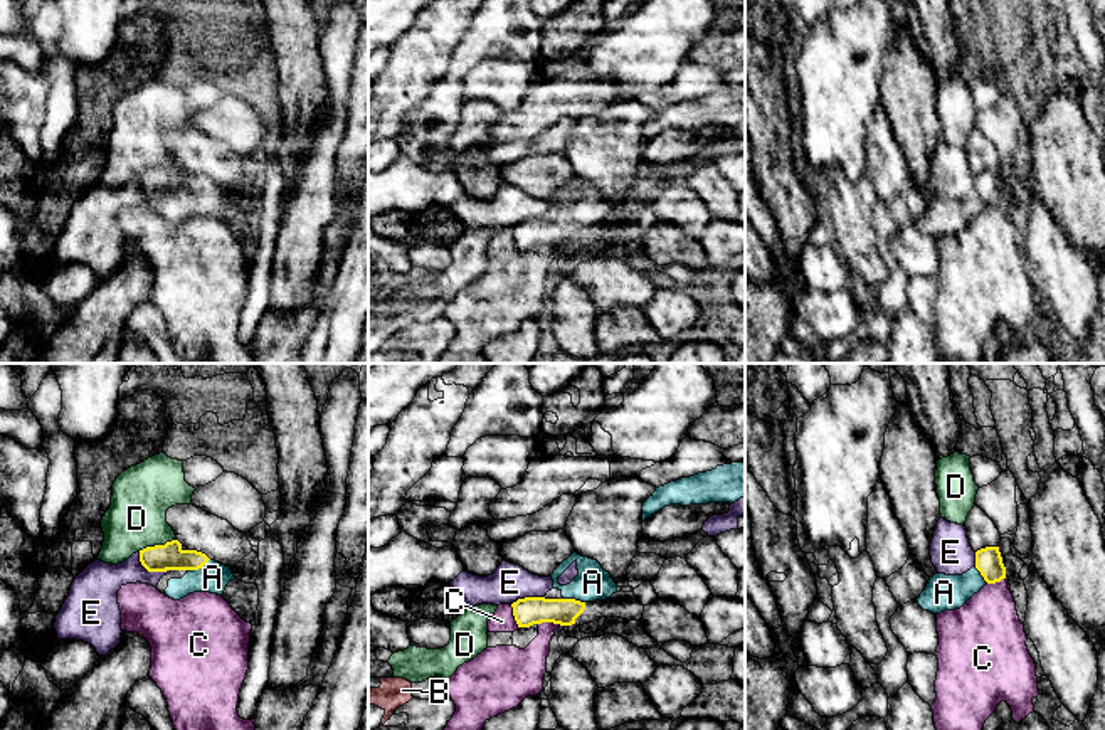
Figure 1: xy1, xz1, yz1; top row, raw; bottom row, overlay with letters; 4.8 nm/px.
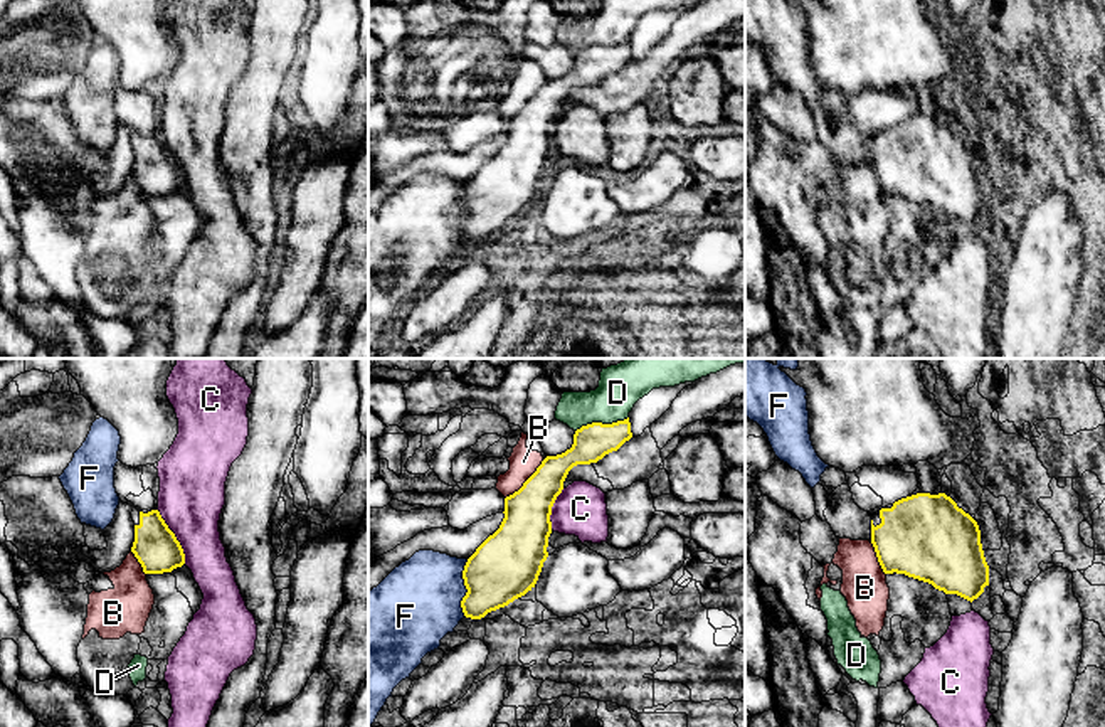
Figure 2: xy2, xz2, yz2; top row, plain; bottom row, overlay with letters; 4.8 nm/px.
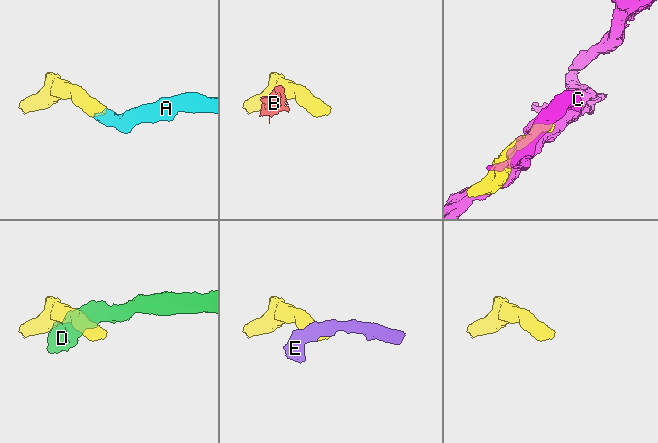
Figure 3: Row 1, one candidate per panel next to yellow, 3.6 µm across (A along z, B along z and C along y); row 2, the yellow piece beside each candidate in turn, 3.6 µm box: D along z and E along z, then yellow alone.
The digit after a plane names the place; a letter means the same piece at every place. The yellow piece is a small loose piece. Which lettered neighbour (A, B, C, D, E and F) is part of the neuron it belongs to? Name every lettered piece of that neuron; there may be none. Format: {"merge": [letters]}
{"merge": ["A"]}

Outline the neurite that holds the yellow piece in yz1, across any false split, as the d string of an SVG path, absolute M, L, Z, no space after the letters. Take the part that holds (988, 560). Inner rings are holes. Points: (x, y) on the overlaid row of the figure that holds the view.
M999 547L975 552L975 565L962 575L935 574L917 599L923 611L940 614L960 609L986 584L1006 579L1006 567Z

